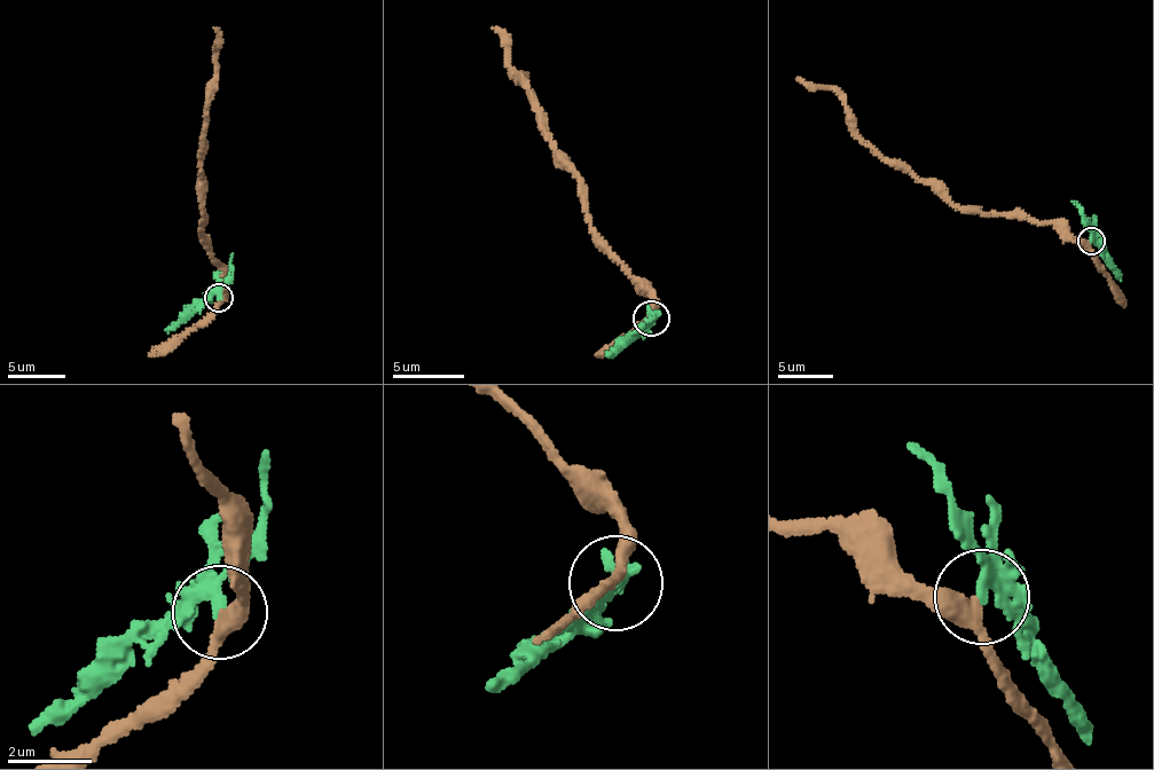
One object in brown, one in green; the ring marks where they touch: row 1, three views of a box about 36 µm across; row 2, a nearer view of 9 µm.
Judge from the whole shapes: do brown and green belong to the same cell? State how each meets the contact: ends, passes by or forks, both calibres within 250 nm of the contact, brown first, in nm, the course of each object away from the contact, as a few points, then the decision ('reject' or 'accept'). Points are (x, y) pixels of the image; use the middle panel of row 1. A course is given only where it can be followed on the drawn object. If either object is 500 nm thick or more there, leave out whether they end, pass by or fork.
brown passes by; green passes by; calibres 320 and 240 nm; course brown (650, 317), (652, 289), (630, 276), (590, 226), (582, 179), (556, 150), (520, 84), (510, 38), (493, 28); course green (650, 317), (606, 355); reject

